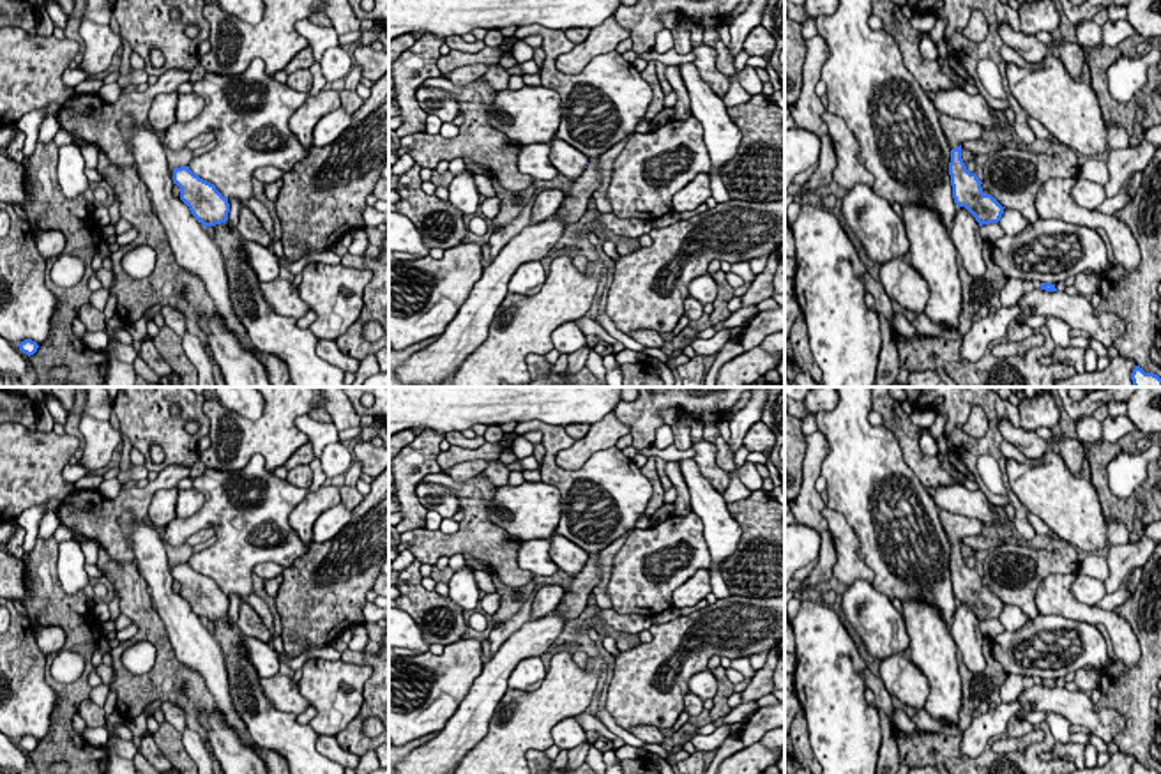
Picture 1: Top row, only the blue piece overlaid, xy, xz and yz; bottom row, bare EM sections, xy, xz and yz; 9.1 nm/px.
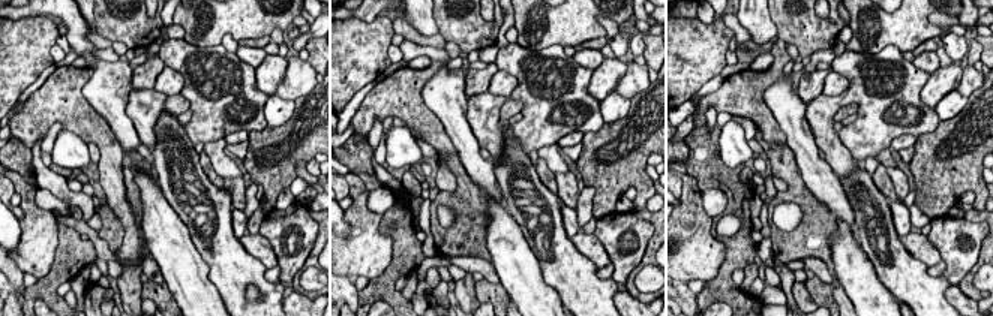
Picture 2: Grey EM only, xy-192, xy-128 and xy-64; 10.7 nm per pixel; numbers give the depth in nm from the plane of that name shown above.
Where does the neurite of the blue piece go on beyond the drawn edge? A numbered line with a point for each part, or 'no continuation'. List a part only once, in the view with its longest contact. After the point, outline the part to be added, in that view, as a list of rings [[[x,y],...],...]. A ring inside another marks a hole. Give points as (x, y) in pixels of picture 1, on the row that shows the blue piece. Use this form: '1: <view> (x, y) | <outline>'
1: xy (250, 113) | [[[254,58],[242,74],[223,76],[205,72],[201,80],[191,85],[193,92],[203,97],[205,108],[191,122],[171,124],[164,133],[164,148],[182,150],[193,138],[214,133],[216,147],[194,157],[189,163],[189,170],[214,184],[224,198],[246,201],[253,196],[251,180],[258,168],[276,166],[286,173],[307,157],[309,152],[290,131],[290,118],[304,104],[306,94],[269,76],[262,58]]]

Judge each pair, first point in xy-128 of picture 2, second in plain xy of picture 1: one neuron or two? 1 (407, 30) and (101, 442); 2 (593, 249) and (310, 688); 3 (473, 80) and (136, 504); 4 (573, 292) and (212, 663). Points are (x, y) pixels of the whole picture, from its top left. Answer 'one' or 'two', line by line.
1: two
2: two
3: two
4: two

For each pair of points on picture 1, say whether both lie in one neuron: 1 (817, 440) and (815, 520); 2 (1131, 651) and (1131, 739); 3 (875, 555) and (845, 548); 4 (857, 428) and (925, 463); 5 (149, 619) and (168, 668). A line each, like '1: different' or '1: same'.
1: same
2: different
3: different
4: different
5: same

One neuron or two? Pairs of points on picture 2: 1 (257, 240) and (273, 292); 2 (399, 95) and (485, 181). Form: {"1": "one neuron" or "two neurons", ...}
{"1": "two neurons", "2": "two neurons"}

